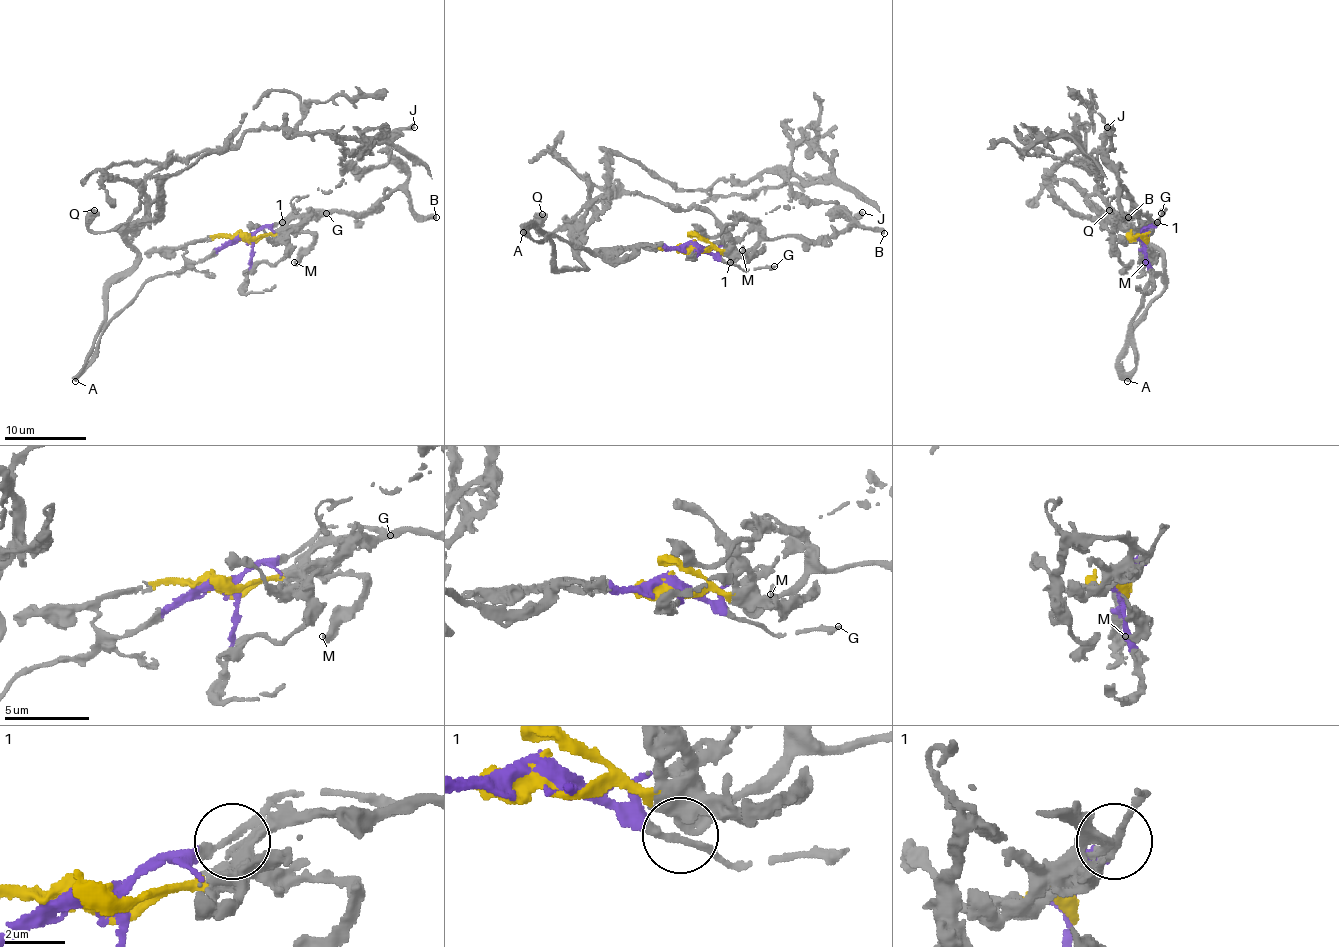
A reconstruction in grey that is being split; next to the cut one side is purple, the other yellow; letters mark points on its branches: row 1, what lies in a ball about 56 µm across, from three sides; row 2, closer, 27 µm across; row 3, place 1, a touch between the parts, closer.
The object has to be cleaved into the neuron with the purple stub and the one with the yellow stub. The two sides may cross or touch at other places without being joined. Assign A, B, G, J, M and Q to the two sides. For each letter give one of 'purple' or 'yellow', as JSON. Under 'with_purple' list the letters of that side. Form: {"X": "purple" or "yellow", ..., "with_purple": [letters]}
{"A": "purple", "B": "yellow", "G": "purple", "J": "yellow", "M": "yellow", "Q": "purple", "with_purple": ["A", "G", "Q"]}

